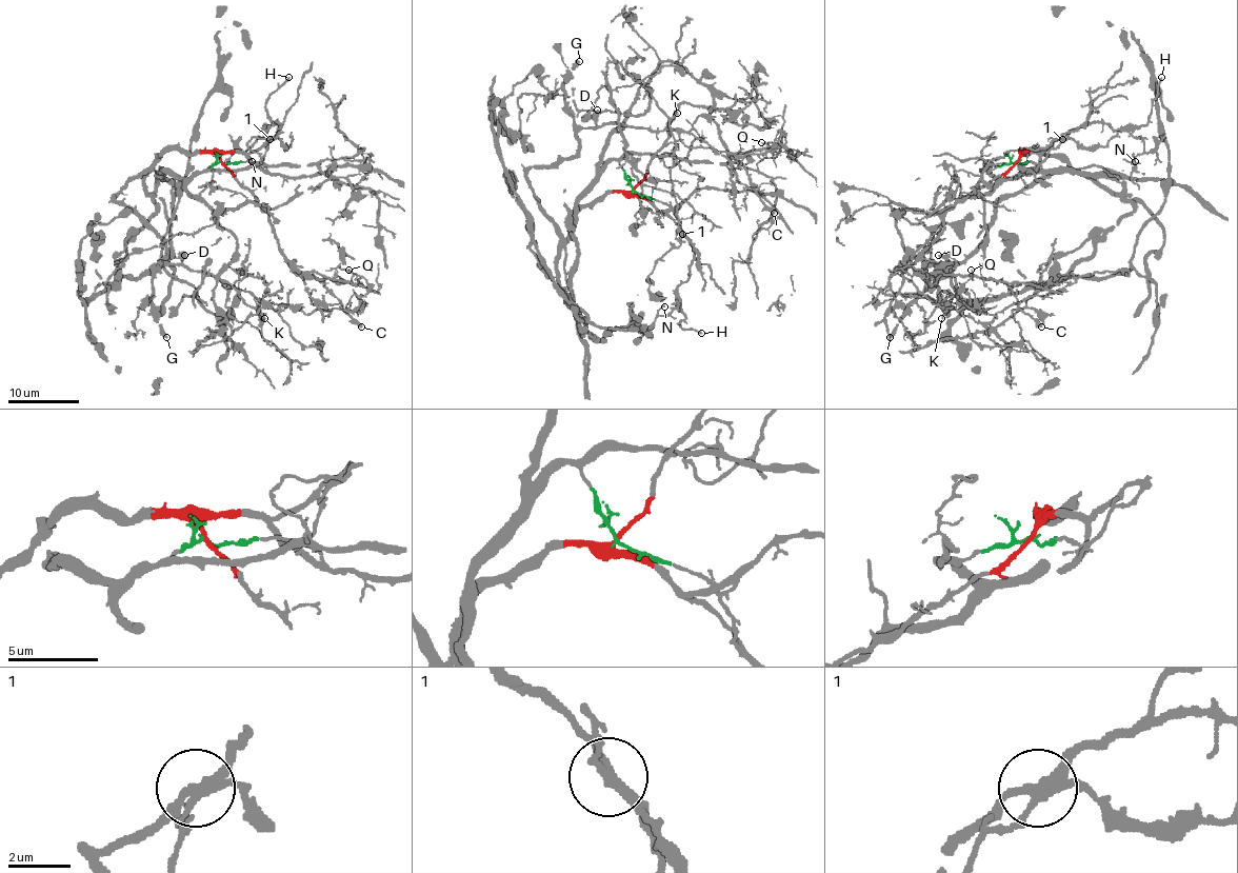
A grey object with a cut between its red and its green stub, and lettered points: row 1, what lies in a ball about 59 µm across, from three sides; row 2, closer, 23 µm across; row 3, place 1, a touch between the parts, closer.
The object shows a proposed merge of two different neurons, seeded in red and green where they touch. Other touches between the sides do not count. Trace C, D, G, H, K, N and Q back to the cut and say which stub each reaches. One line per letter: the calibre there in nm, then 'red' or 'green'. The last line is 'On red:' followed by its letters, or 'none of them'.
C: 360 nm | green
D: 420 nm | red
G: 400 nm | red
H: 200 nm | red
K: 200 nm | green
N: 120 nm | red
Q: 120 nm | red
On red: D, G, H, N, Q

